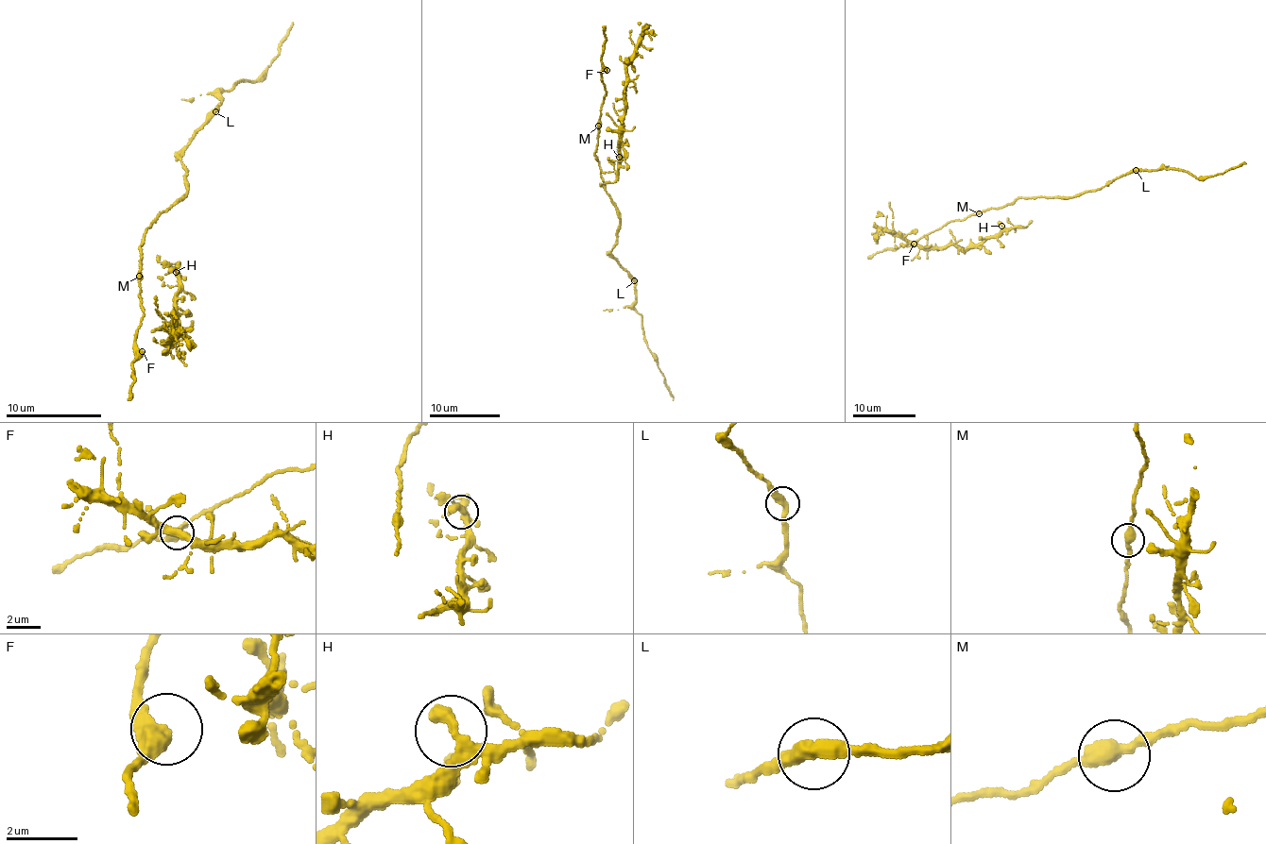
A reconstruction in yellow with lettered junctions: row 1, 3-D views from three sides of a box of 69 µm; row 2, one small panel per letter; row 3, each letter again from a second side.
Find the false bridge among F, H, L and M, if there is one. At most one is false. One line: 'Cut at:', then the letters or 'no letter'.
Cut at: no letter

